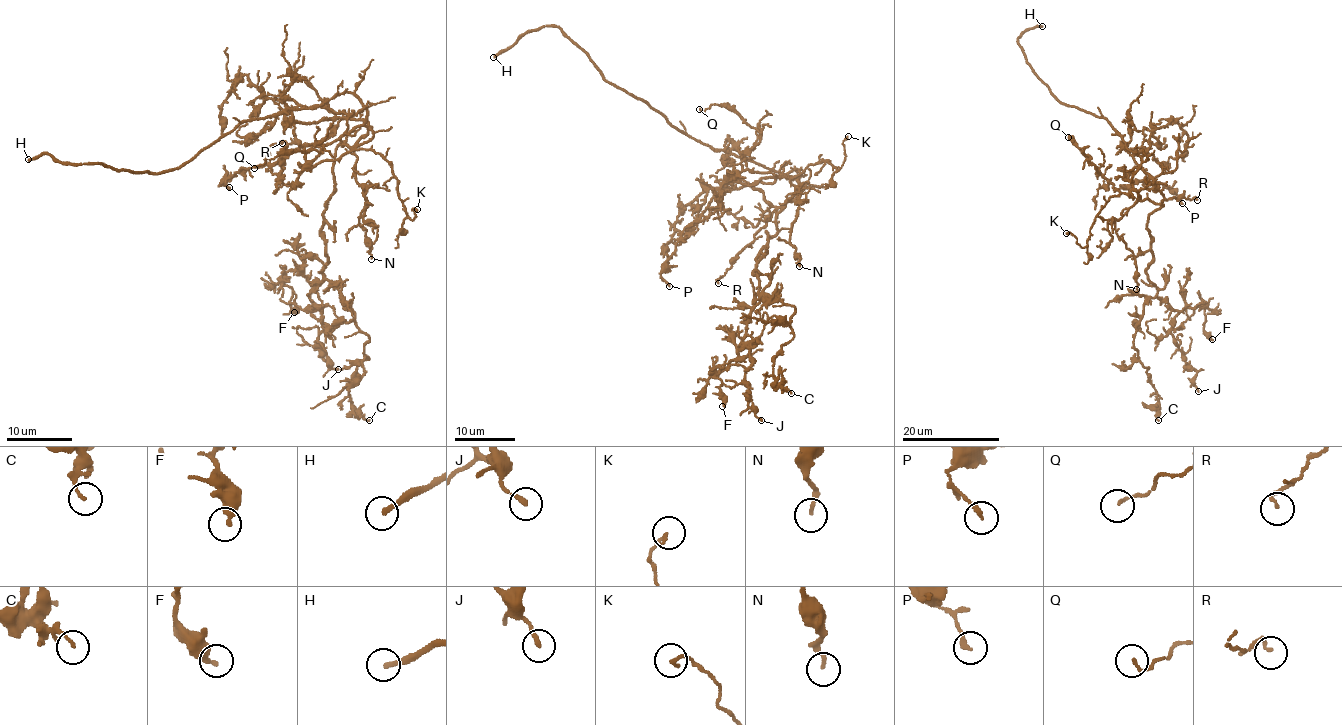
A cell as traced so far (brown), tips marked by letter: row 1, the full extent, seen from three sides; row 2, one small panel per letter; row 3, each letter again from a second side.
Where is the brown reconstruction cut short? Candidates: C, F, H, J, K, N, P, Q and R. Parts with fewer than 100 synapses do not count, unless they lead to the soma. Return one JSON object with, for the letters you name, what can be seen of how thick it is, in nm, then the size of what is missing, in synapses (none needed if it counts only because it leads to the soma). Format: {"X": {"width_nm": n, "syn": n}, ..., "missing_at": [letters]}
{"H": {"width_nm": 240}, "missing_at": ["H"]}

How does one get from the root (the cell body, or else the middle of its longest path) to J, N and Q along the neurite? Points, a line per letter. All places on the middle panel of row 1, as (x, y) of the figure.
J: (797, 197), (776, 217), (774, 236), (766, 232), (740, 342), (751, 358), (747, 402), (761, 420)
N: (797, 197), (786, 202), (796, 193), (799, 212), (792, 222), (790, 243), (796, 249), (799, 266)
Q: (797, 197), (805, 183), (796, 185), (746, 165), (745, 157), (759, 141), (755, 128), (716, 104), (699, 109)

